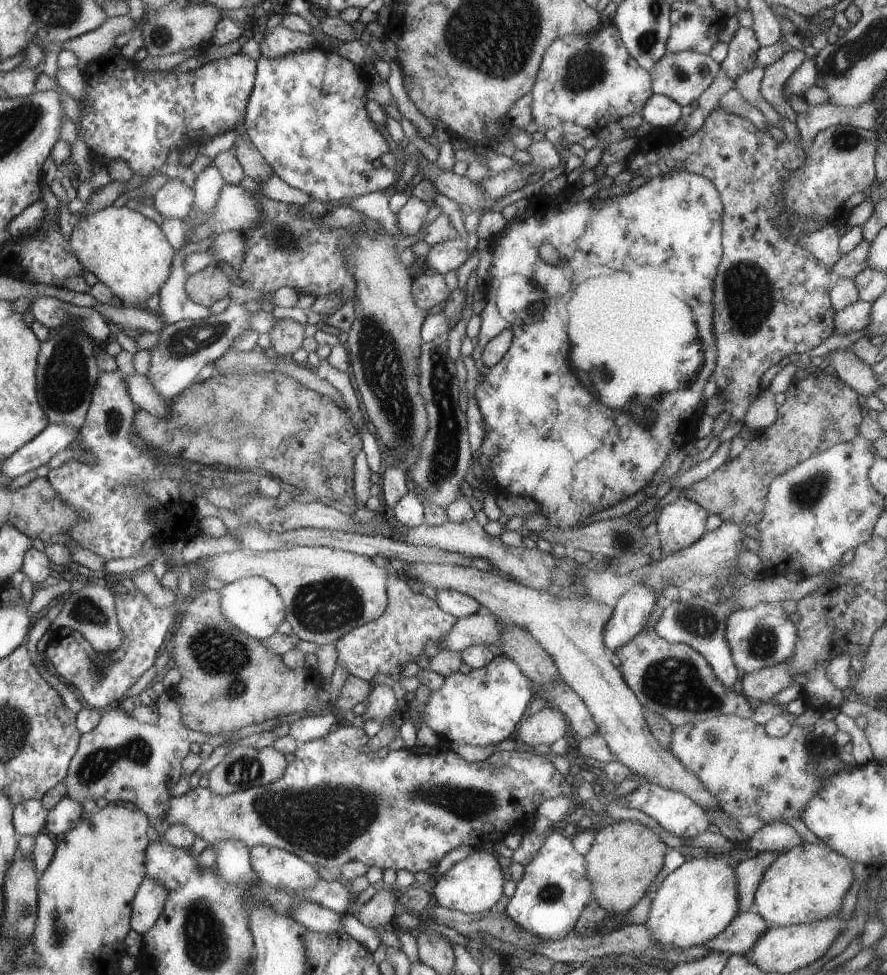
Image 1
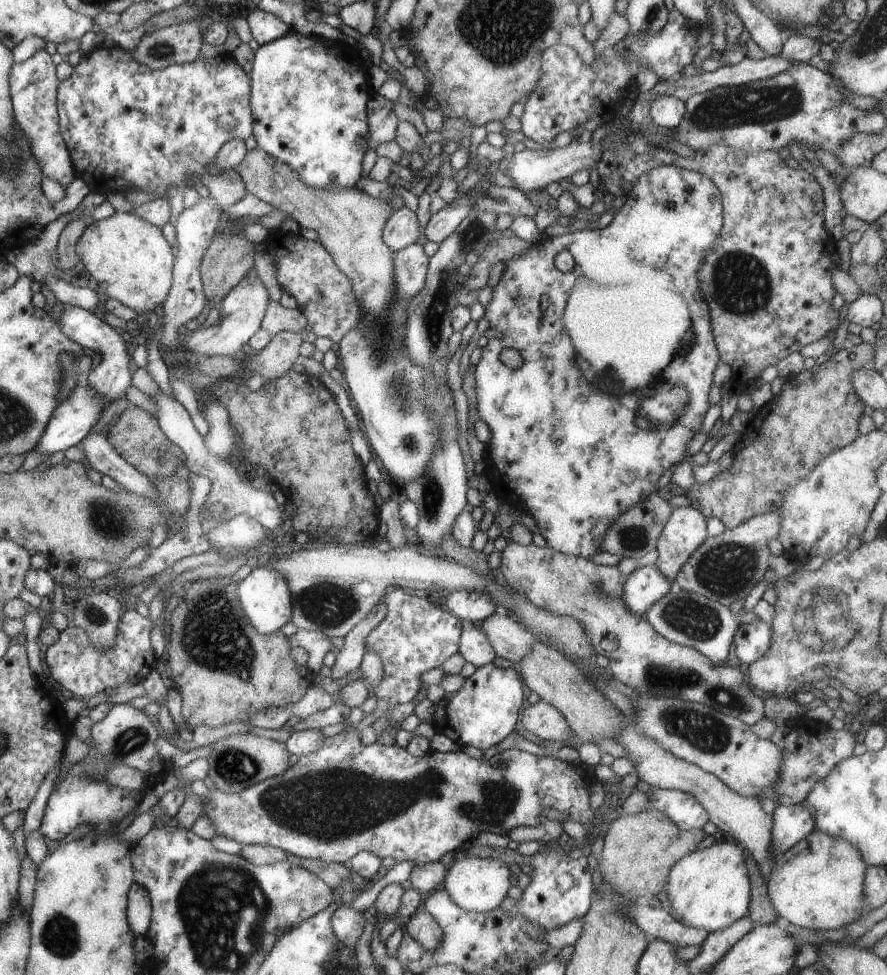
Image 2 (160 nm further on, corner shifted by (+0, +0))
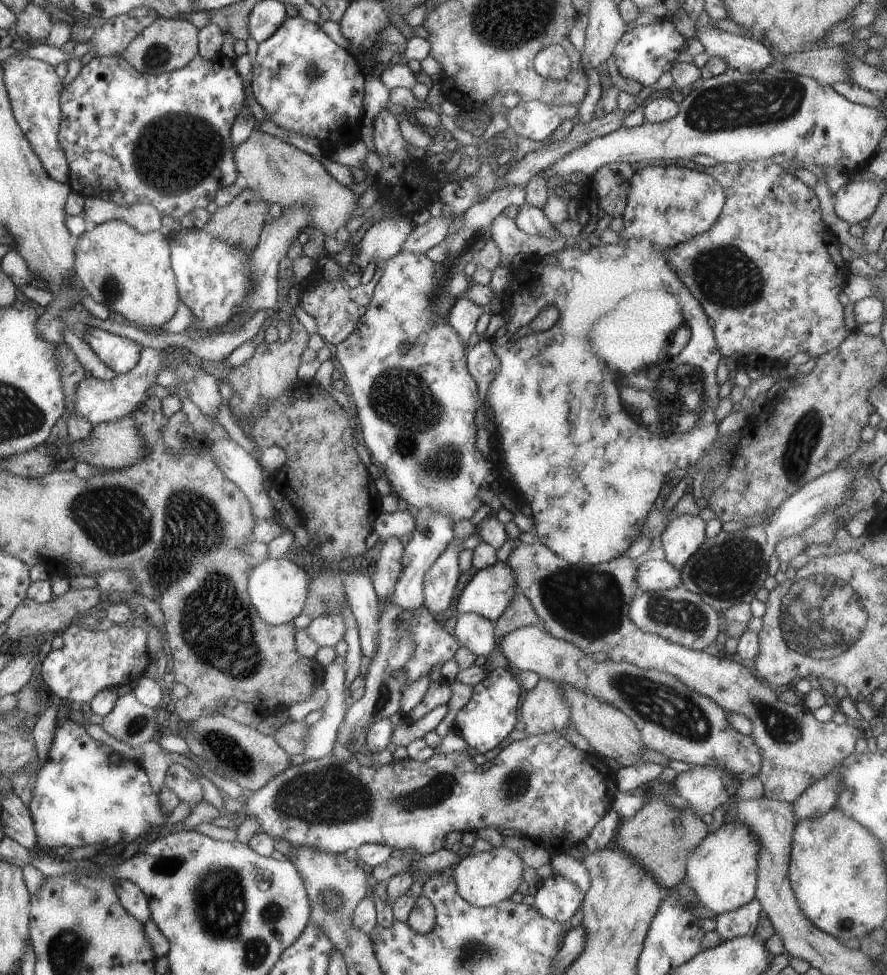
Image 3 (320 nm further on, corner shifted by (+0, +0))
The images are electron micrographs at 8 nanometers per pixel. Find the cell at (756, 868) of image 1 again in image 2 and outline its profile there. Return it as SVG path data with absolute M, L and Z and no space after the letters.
M804 802L776 805L773 812L773 857L786 852L815 829L815 814Z

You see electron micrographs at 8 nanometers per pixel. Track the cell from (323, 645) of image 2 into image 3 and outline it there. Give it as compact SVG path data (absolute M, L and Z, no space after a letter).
M326 614L326 616L314 618L306 632L318 646L335 647L344 639L346 622L344 622L343 614Z

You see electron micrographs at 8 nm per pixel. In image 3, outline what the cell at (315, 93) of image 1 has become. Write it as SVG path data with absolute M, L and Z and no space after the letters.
M300 15L288 17L271 38L258 44L253 67L252 94L267 115L266 120L316 139L319 144L330 140L330 132L348 130L348 134L358 134L358 126L363 123L364 74L348 48L336 44L319 24Z

